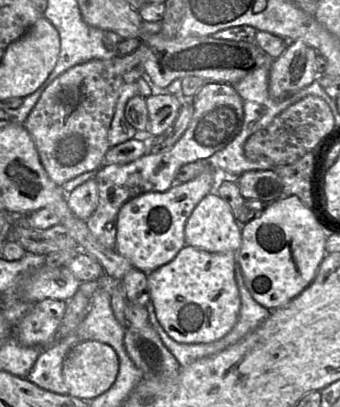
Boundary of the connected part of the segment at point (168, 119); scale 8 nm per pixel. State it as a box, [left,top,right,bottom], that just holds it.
[146,94,182,136]

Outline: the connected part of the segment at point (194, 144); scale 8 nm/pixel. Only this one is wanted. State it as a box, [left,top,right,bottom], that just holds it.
[86,83,244,249]

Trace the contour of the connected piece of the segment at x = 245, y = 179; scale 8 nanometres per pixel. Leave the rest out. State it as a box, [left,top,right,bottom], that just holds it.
[237,170,282,204]

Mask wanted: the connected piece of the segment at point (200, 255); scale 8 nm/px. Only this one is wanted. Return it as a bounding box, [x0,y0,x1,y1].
[148,245,241,343]

